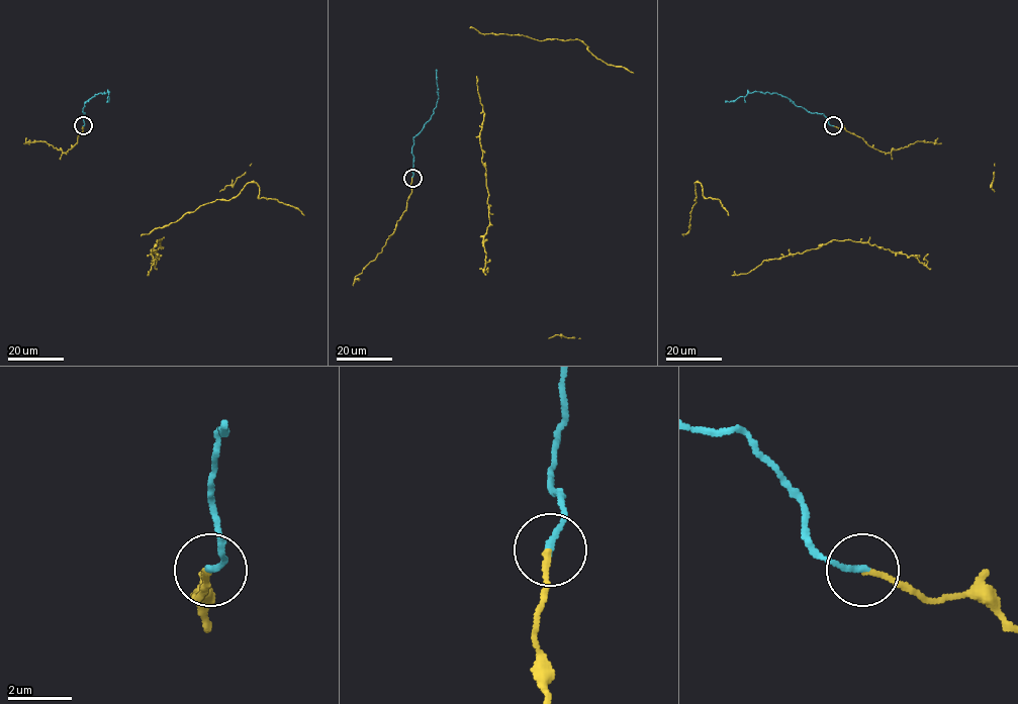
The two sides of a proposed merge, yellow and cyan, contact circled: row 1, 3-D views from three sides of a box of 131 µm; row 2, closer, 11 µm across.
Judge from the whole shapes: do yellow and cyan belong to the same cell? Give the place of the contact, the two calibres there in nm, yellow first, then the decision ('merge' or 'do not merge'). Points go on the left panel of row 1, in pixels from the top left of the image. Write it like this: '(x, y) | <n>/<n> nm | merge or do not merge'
(83, 125) | 180/200 nm | merge

